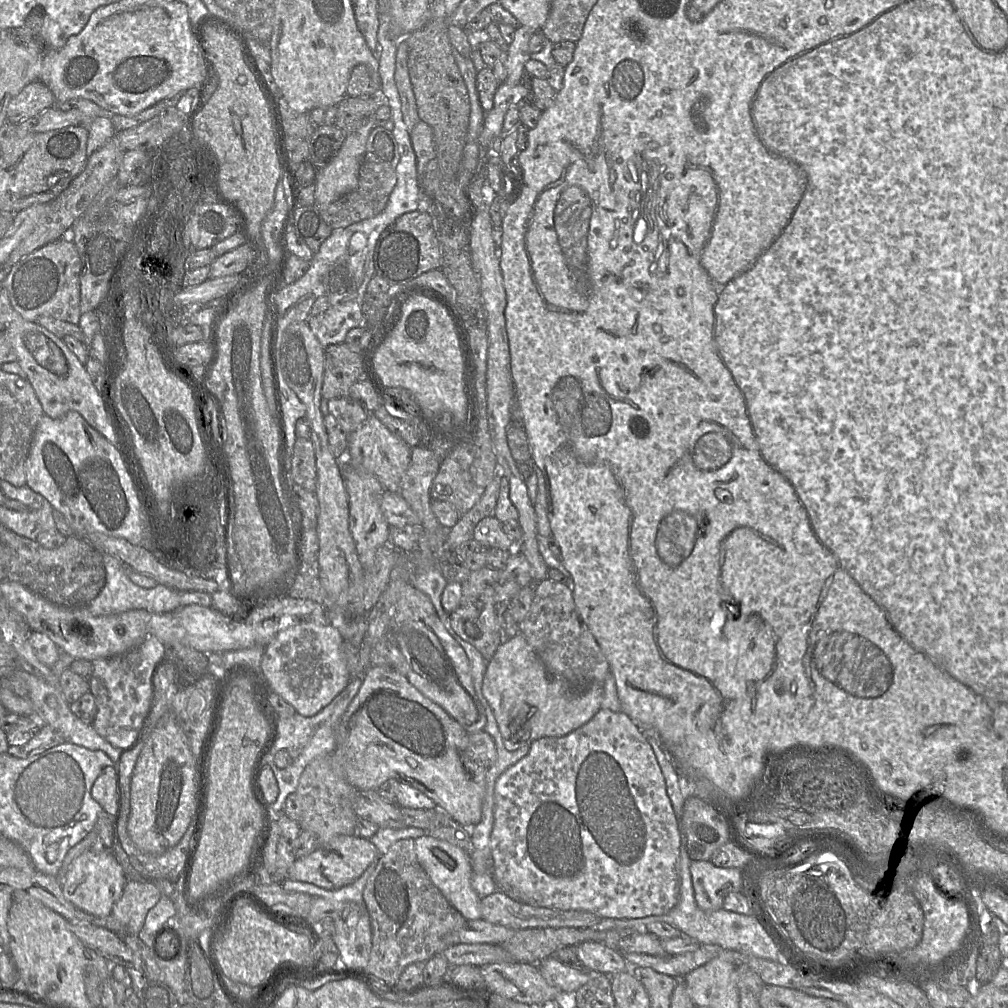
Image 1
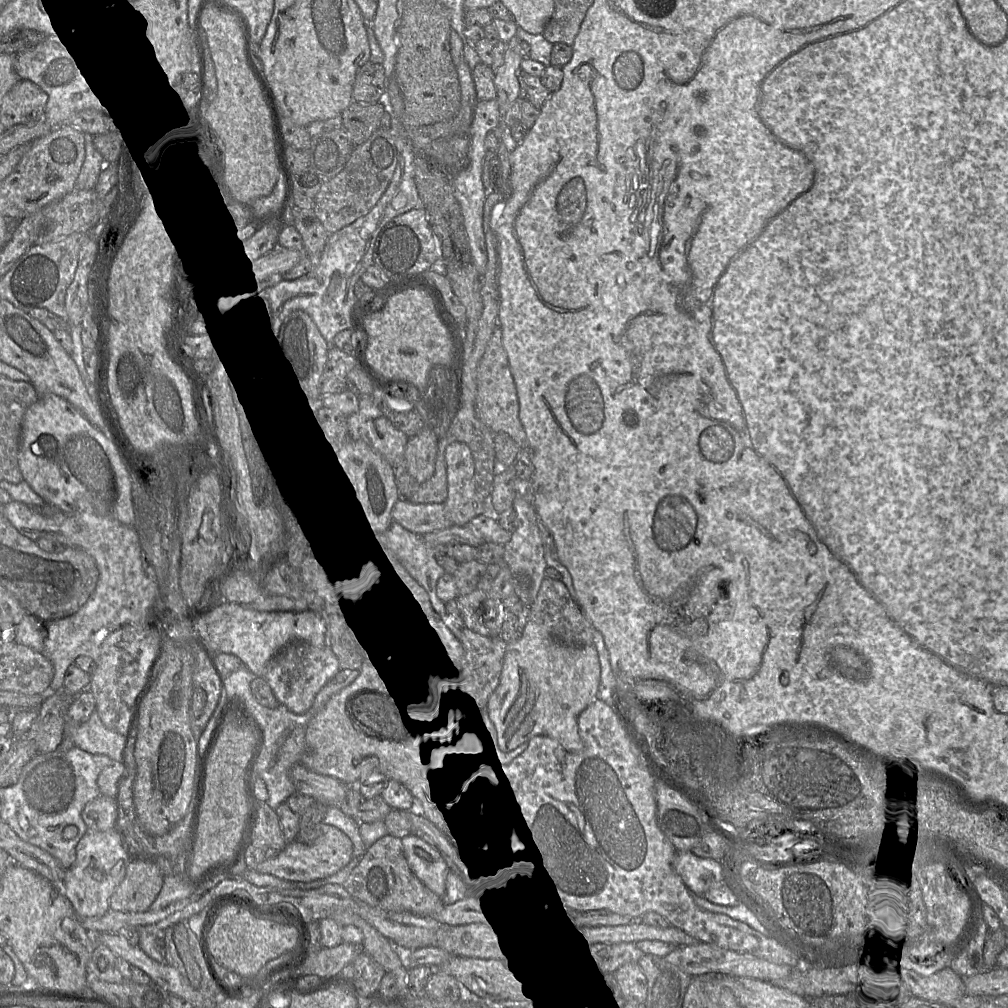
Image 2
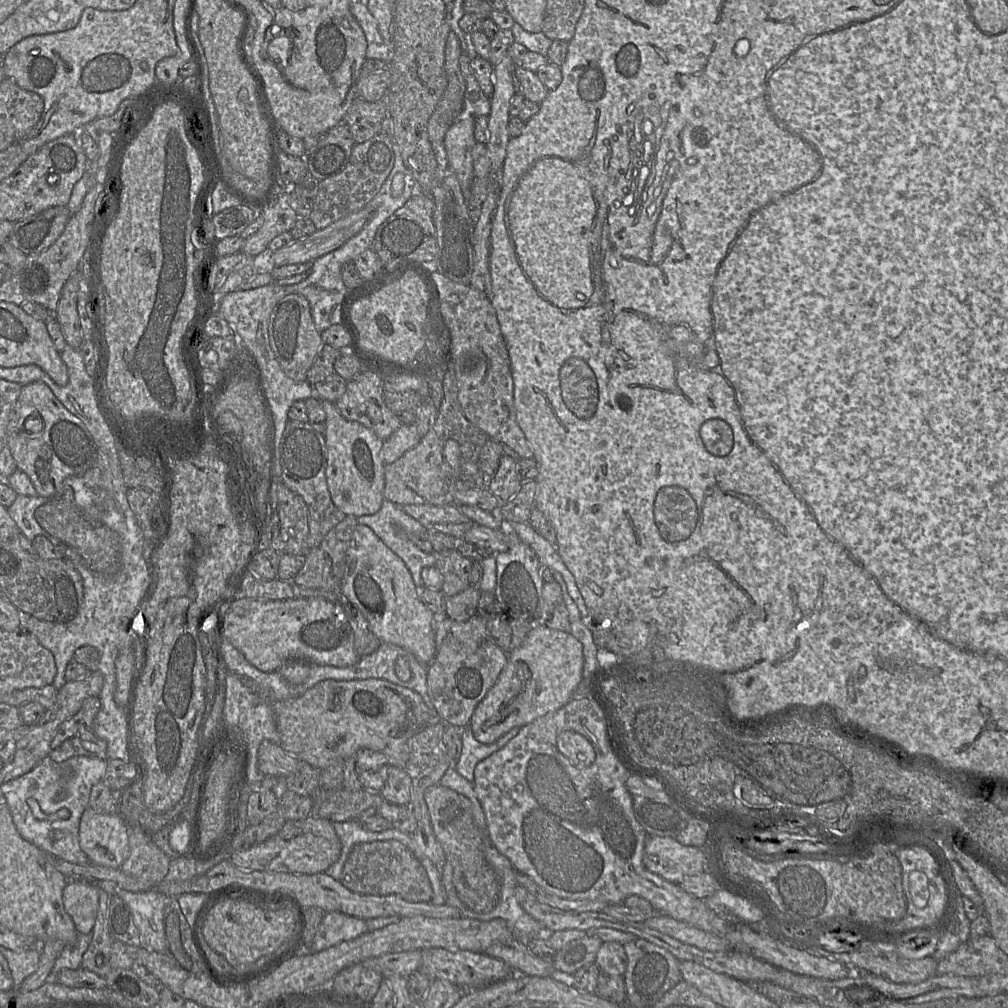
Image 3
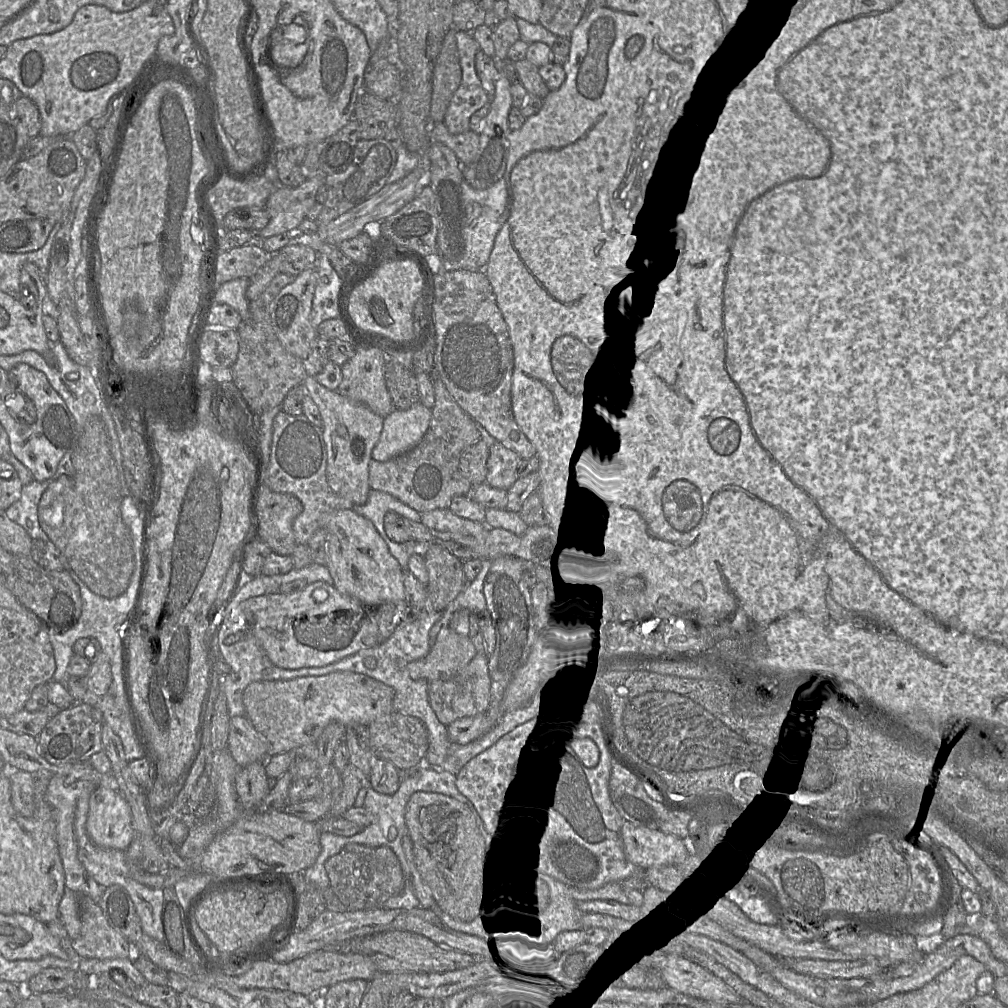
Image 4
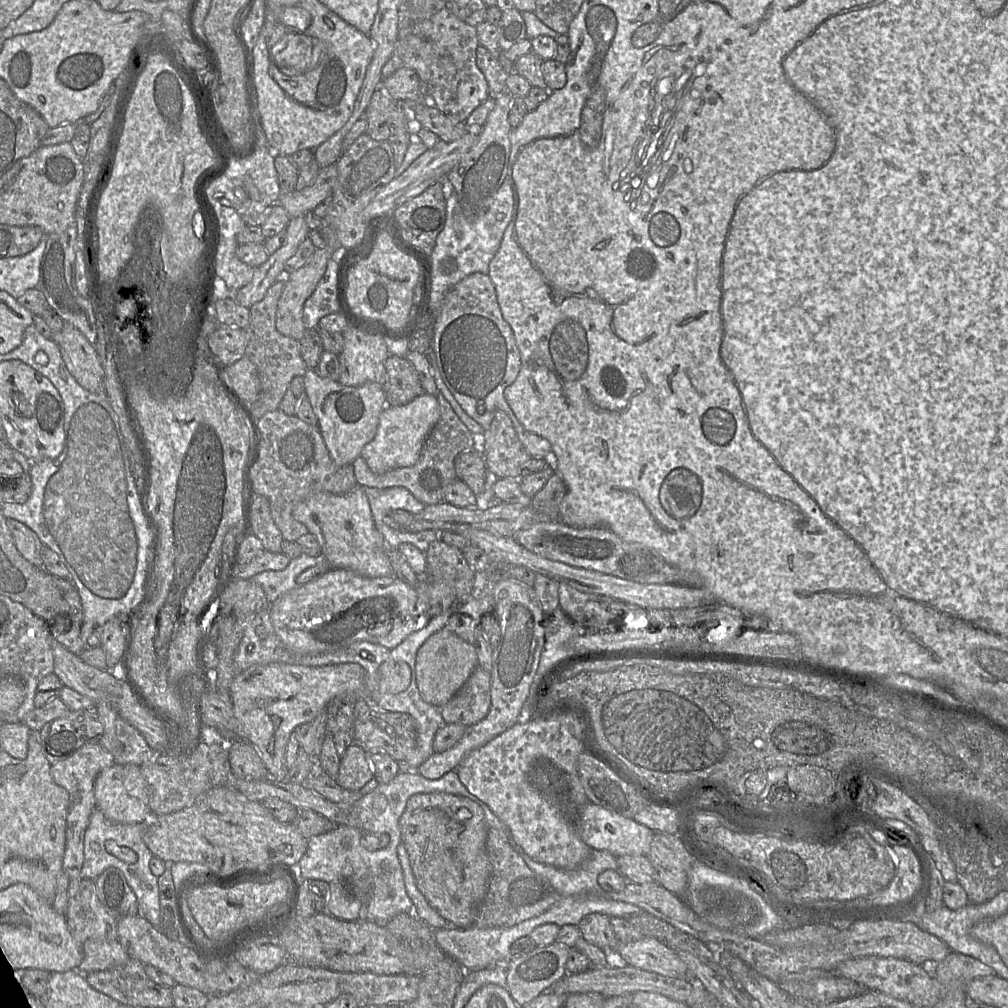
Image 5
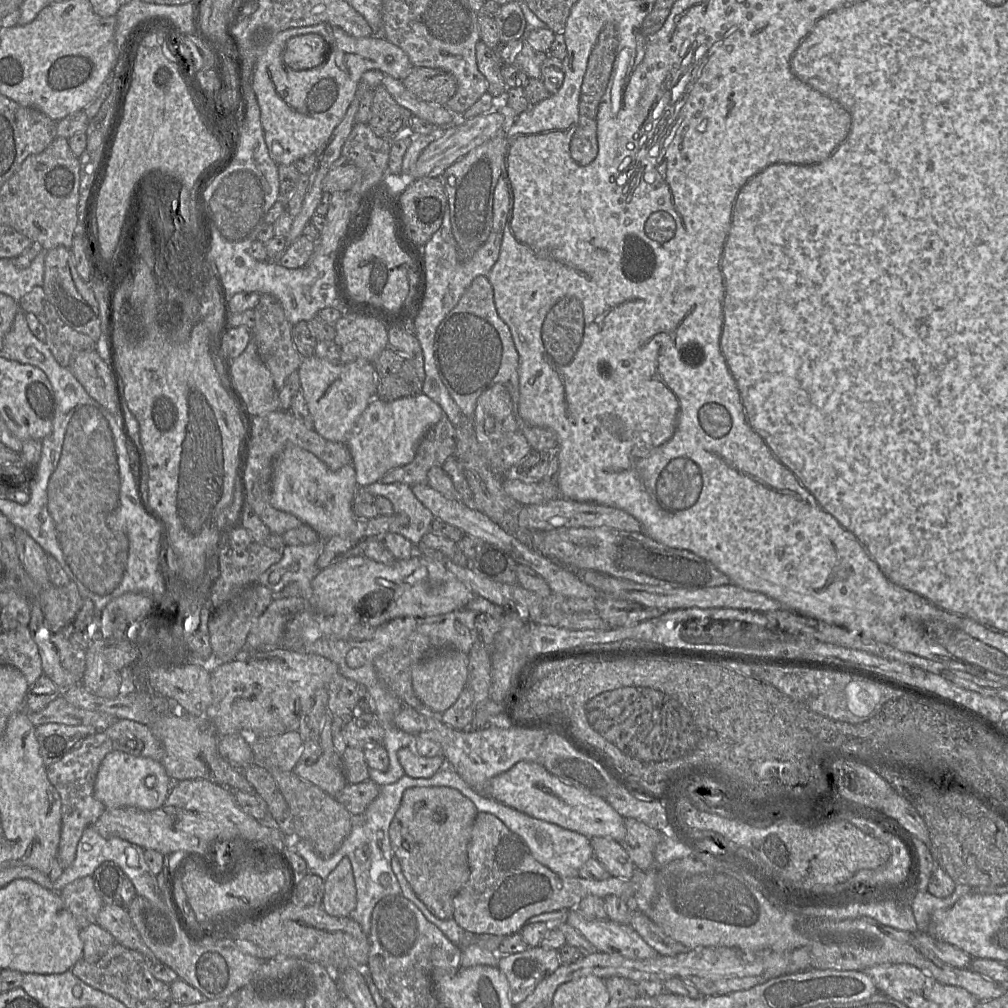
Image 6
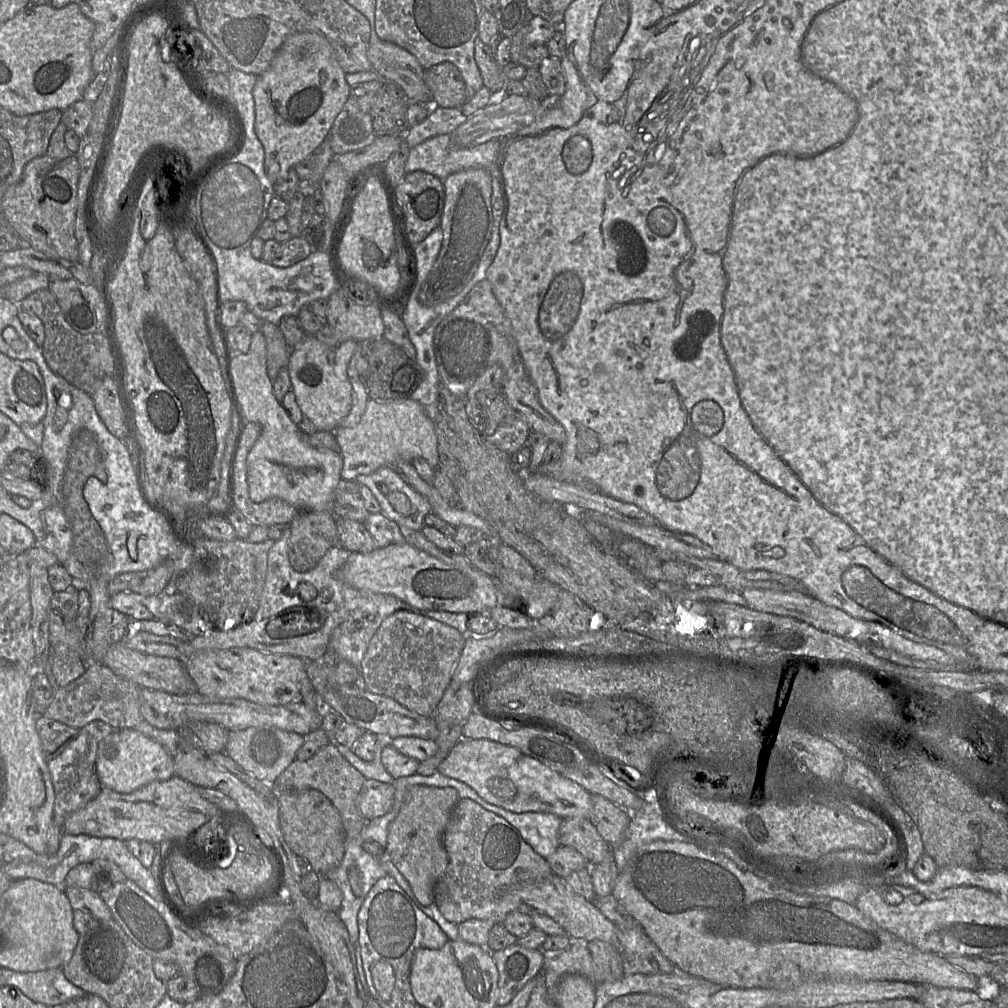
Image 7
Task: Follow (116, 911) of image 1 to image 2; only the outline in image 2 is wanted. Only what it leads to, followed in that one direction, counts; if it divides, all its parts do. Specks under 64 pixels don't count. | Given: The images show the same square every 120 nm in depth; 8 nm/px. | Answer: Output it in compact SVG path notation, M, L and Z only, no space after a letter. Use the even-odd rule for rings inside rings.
M132 857L124 879L110 898L110 909L146 912L160 893L164 875L154 860Z

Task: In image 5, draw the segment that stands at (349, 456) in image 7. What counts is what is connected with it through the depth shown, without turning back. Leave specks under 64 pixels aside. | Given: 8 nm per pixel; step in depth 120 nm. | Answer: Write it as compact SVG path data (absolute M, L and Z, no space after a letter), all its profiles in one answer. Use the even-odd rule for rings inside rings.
M424 392L411 402L392 406L387 405L379 416L375 437L361 452L369 468L377 474L413 466L419 459L426 437L440 418L439 403L436 396Z

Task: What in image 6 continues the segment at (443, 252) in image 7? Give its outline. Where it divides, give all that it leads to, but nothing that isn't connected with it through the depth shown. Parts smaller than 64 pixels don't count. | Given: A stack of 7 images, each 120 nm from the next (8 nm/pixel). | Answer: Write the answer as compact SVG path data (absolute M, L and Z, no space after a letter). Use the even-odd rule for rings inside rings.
M507 130L470 151L441 175L458 258L469 260L486 242L493 226L493 195L507 151Z

